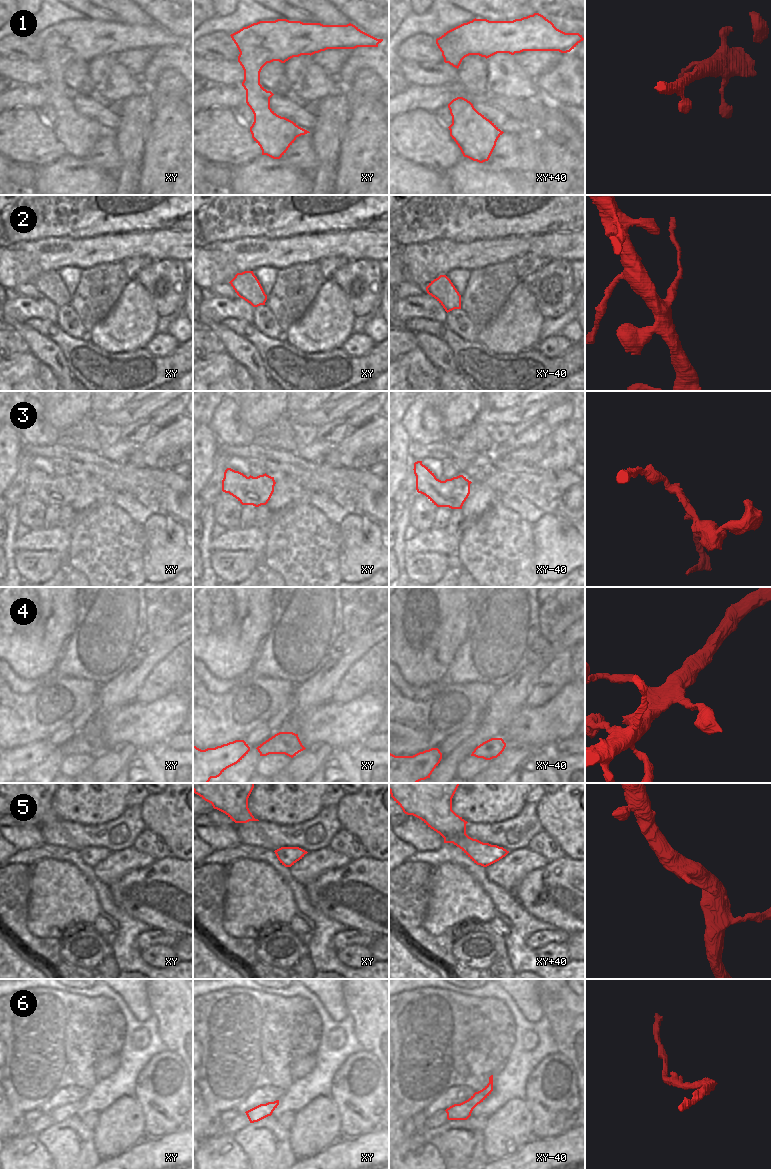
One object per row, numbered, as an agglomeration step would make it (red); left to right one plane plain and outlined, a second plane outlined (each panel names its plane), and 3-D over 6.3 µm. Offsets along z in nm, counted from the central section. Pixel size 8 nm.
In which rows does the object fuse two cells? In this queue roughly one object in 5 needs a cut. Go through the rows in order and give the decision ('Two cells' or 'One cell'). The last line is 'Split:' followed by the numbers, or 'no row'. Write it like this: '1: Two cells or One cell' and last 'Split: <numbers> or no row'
1: One cell
2: Two cells
3: One cell
4: One cell
5: One cell
6: One cell
Split: 2.

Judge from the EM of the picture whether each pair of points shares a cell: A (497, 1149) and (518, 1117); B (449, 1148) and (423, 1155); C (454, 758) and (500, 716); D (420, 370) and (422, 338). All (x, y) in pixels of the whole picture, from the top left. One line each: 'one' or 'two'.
A: one
B: two
C: one
D: two

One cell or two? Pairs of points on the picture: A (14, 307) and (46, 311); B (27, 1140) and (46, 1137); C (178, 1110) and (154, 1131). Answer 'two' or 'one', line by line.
A: one
B: two
C: one

